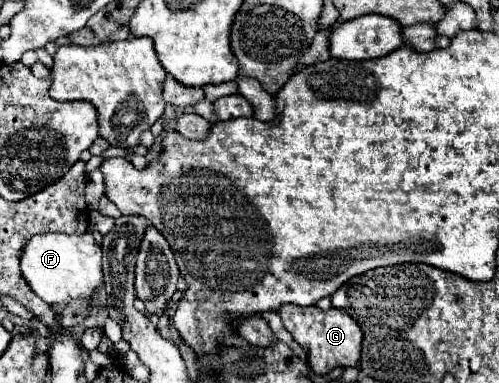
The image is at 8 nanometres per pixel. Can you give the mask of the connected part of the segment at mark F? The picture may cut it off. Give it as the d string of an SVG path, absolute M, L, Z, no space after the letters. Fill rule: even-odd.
M41 233L29 239L21 257L21 273L29 287L49 305L65 305L73 299L93 301L103 287L101 247L93 239L93 233L63 235Z

